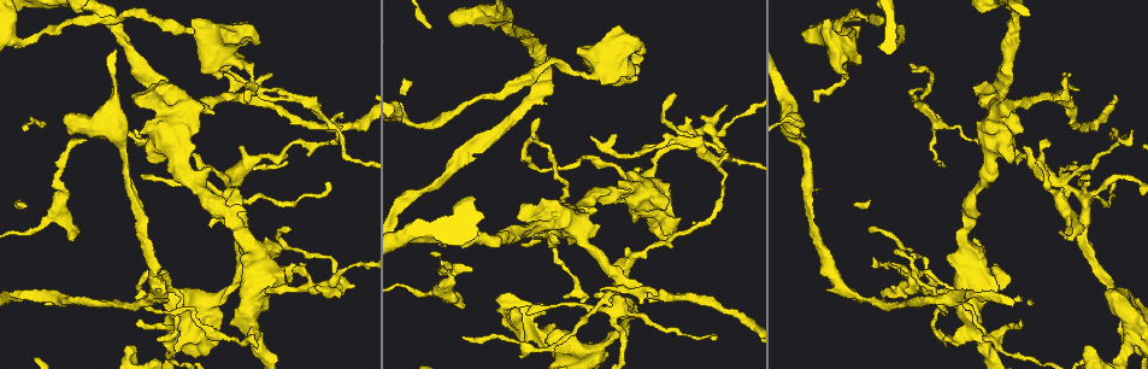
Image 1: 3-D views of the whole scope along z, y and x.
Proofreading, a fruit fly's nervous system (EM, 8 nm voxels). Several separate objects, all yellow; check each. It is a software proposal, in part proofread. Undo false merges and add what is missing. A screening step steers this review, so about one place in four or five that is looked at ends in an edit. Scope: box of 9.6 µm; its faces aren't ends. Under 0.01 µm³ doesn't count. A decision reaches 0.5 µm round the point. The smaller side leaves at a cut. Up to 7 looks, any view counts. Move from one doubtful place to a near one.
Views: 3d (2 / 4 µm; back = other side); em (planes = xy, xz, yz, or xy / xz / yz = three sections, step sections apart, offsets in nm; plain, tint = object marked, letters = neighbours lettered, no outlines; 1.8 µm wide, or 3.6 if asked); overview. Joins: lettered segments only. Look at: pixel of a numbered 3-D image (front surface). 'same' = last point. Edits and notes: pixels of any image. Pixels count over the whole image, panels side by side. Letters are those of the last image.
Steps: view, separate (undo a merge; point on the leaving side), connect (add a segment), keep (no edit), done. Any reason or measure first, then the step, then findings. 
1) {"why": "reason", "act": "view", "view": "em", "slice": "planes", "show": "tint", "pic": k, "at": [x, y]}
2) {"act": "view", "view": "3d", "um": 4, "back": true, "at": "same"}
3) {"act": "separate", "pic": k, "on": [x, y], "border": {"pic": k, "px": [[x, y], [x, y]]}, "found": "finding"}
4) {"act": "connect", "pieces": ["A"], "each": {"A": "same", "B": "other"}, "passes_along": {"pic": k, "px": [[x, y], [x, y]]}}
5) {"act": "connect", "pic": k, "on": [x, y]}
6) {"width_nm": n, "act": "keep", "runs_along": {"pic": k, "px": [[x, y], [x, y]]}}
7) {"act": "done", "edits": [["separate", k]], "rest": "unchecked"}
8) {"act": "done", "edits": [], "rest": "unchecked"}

{"why": "thick turns thin", "act": "view", "view": "em", "slice": "xz", "step": 8, "show": "tint", "pic": 1, "at": [295, 101]}

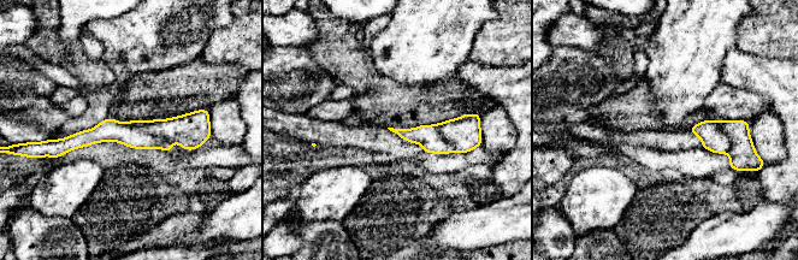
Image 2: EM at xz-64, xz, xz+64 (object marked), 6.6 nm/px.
{"why": "see the neighbours", "act": "view", "view": "em", "slice": "xz", "step": 8, "show": "letters", "at": "same"}

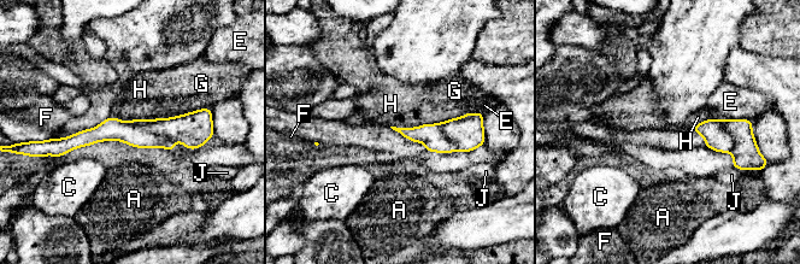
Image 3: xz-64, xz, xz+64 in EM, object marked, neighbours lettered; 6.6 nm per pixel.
{"width_nm": 20, "act": "separate", "pic": 3, "on": [112, 128], "each": {"A": "other", "C": "other", "E": "other", "F": "other", "G": "other", "H": "other", "J": "other"}, "border": {"pic": 3, "px": [[127, 122], [164, 134], [172, 140]]}, "found": "a second cell is stuck on"}

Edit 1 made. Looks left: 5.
{"why": "thin end", "act": "view", "view": "em", "slice": "xz", "step": 16, "show": "letters", "pic": 1, "at": [686, 118]}

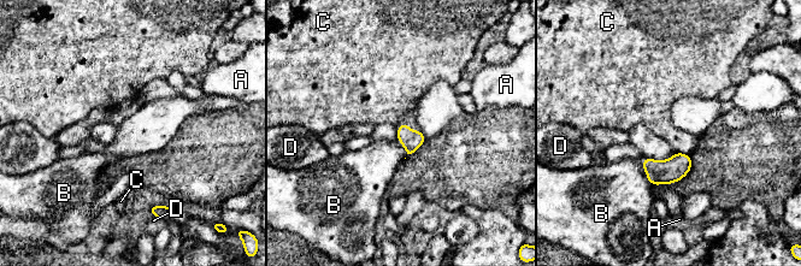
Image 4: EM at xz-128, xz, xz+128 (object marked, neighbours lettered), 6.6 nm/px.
{"act": "keep", "each": {"A": "other", "B": "other", "C": "other", "D": "other"}, "border": {"pic": 4, "px": [[396, 137], [406, 151], [405, 158]]}, "found": "none of them fits"}

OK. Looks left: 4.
{"why": "branch point", "act": "view", "view": "3d", "um": 2, "pic": 1, "at": [972, 327]}

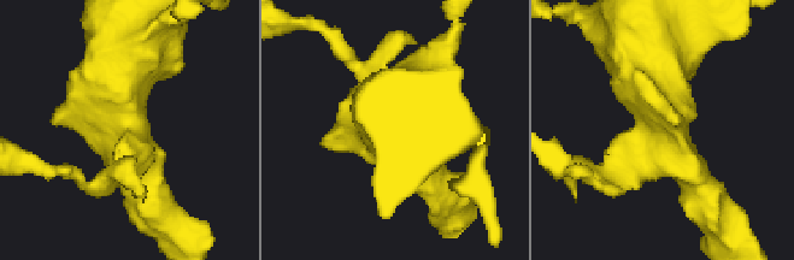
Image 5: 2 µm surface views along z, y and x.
{"act": "view", "view": "em", "slice": "planes", "show": "plain", "pic": 5, "at": [656, 137]}

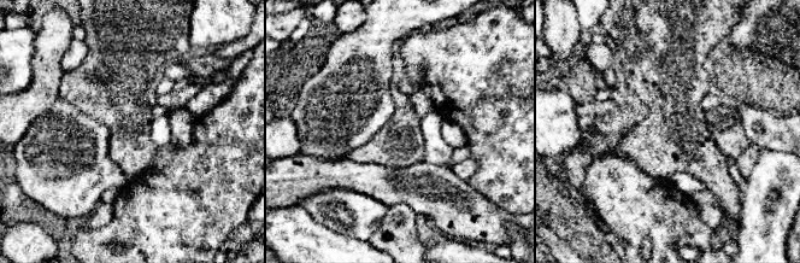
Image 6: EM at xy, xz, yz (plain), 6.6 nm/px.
{"act": "view", "view": "em", "slice": "planes", "show": "letters", "at": "same"}

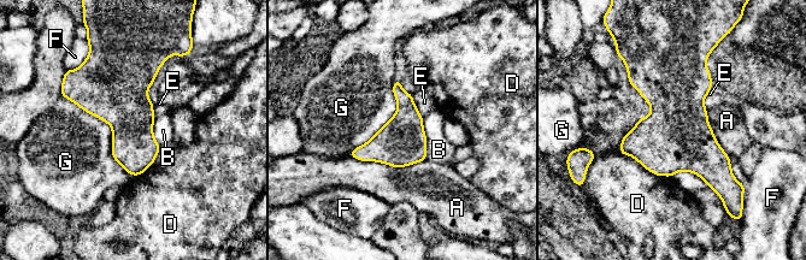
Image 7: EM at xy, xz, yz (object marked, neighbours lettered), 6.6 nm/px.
{"act": "keep", "each": {"A": "other", "B": "other", "D": "other", "E": "other", "F": "other", "G": "other"}, "border": {"pic": 7, "px": [[62, 95], [110, 125], [129, 173]]}, "found": "continuous, no second cell"}

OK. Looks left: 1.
{"act": "done", "edits": [["separate", 3]], "rest": "unchecked"}

